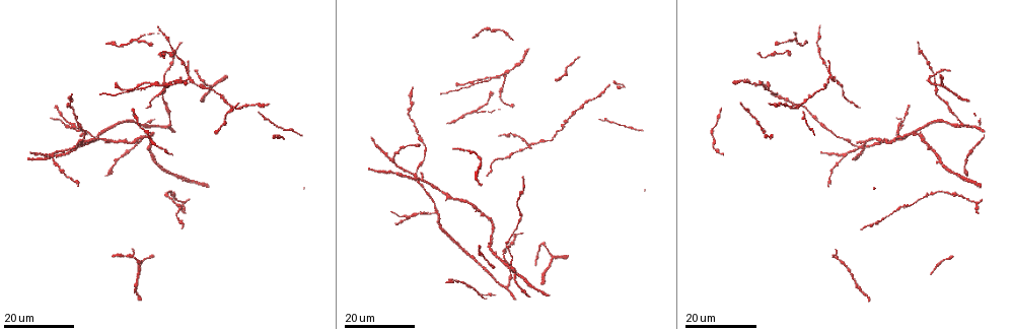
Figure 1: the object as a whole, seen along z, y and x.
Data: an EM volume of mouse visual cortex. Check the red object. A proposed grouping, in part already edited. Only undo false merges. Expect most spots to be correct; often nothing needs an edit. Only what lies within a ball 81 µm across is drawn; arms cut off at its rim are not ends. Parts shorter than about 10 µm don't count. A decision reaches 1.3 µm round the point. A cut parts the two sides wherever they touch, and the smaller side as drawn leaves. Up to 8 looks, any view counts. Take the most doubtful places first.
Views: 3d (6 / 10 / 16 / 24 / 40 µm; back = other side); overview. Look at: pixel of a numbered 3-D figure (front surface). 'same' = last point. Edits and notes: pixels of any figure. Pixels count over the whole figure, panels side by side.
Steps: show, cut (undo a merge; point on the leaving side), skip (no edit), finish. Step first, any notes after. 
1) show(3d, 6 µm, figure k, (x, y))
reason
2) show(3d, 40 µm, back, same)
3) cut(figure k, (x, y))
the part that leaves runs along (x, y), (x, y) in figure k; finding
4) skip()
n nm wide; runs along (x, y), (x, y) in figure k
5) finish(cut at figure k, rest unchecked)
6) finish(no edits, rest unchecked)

show(3d, 24 µm, figure 1, (435, 212))
three-way junction

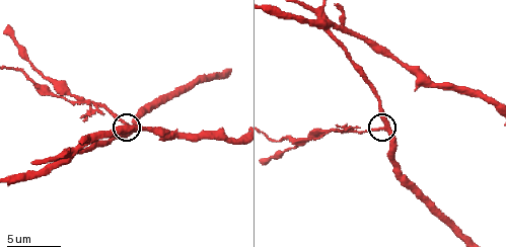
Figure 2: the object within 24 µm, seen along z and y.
show(3d, 10 µm, figure 2, (384, 129))

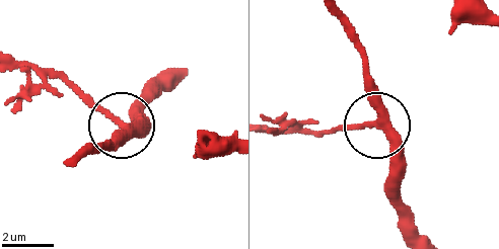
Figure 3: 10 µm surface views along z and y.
skip()
side arm 17 µm; runs along (337, 16), (360, 55), (375, 120), (326, 134) in figure 3; continuous, no second neuron

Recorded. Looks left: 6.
show(3d, 16 µm, figure 1, (191, 77))

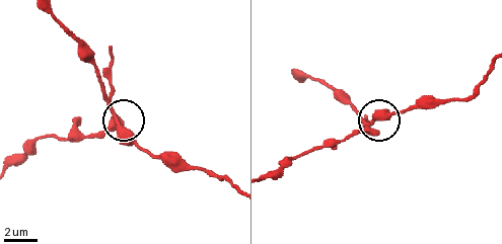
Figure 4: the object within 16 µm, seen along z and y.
show(3d, 6 µm, figure 4, (373, 121))
closer look

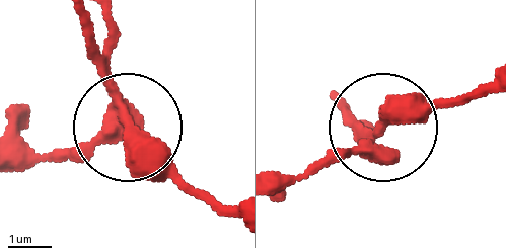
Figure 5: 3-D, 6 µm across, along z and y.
cut(figure 5, (103, 18))
400 nm wide; the part that leaves runs along (113, 90), (101, 130), (58, 152), (25, 152) in figure 5; a second neuron is stuck on

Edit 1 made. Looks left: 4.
show(3d, 16 µm, figure 2, (63, 155))

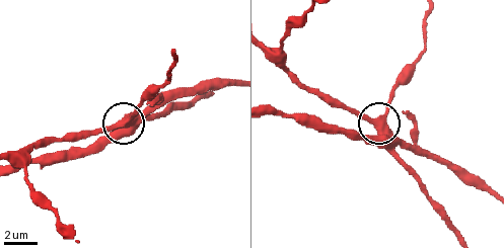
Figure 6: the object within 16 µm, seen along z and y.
show(3d, 6 µm, figure 6, (376, 127))
closer look

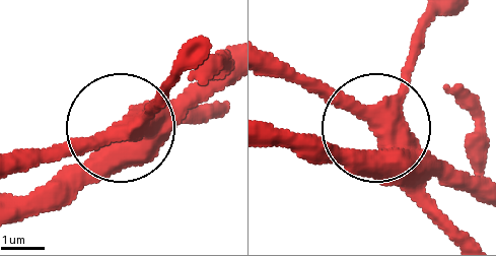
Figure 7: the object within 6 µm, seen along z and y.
skip()
3 arms; runs along (193, 70), (149, 114), (44, 153) in figure 7; all the same neuron

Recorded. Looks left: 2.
show(3d, 16 µm, figure 1, (150, 86))
side arm on a straight run

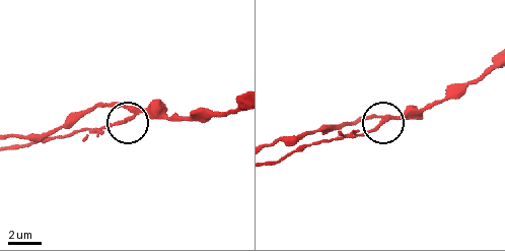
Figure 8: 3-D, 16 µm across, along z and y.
show(3d, 6 µm, figure 8, (387, 118))

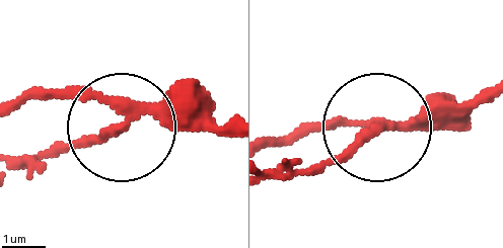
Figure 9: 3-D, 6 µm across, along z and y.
skip()
one neuron here

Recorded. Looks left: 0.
finish(cut at figure 5, rest unchecked)

